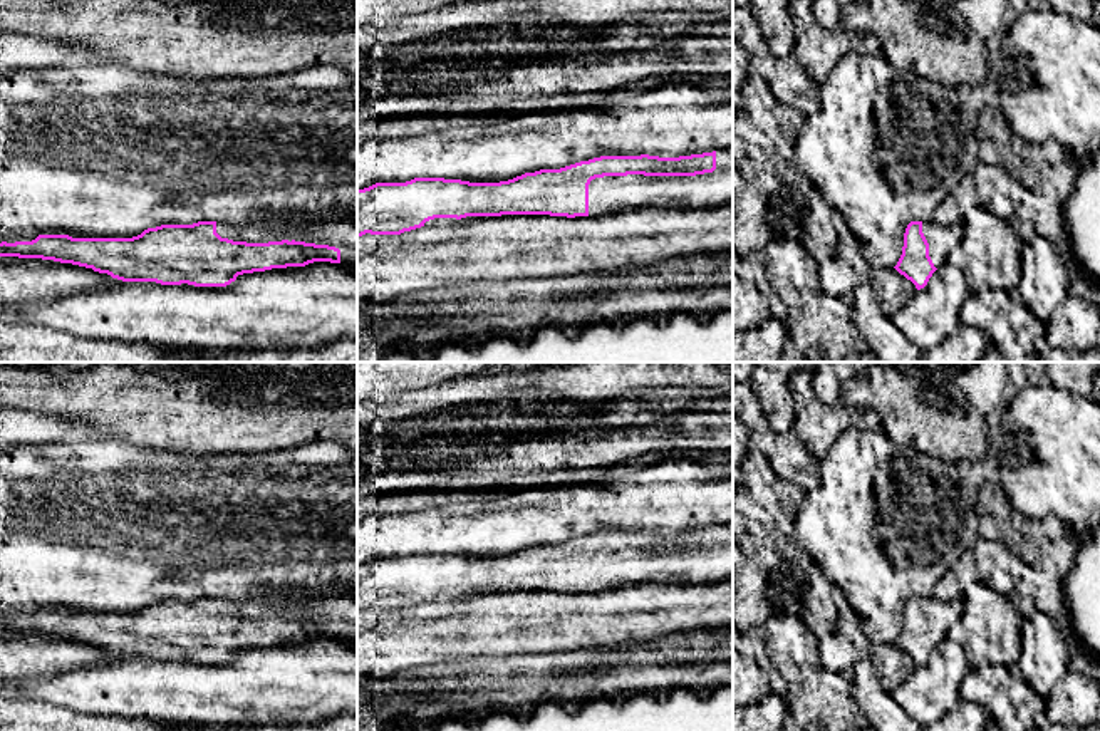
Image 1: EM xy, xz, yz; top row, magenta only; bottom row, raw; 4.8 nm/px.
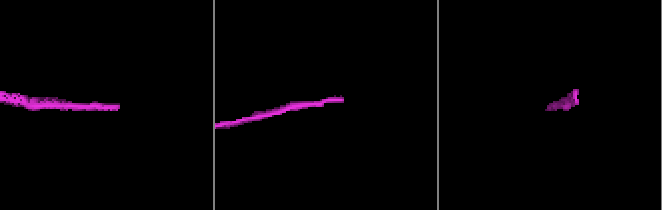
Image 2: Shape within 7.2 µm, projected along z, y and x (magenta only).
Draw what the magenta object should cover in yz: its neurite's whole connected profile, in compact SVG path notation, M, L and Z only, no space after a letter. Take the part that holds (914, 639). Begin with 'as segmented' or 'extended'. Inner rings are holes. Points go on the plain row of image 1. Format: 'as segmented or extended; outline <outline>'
extended; outline M911 597L904 609L902 630L894 644L921 666L961 615L961 597L952 600Z

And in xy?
extended; outline M198 597L148 604L132 614L39 610L32 617L2 617L0 632L72 639L122 657L226 662L243 649L314 637L357 644L357 597L312 602Z

